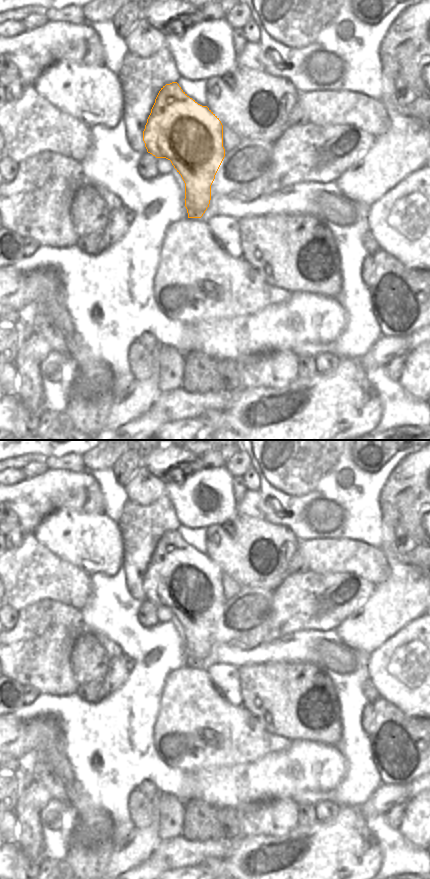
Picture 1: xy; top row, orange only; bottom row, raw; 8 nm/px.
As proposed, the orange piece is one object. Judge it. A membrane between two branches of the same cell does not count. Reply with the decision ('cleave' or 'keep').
keep

